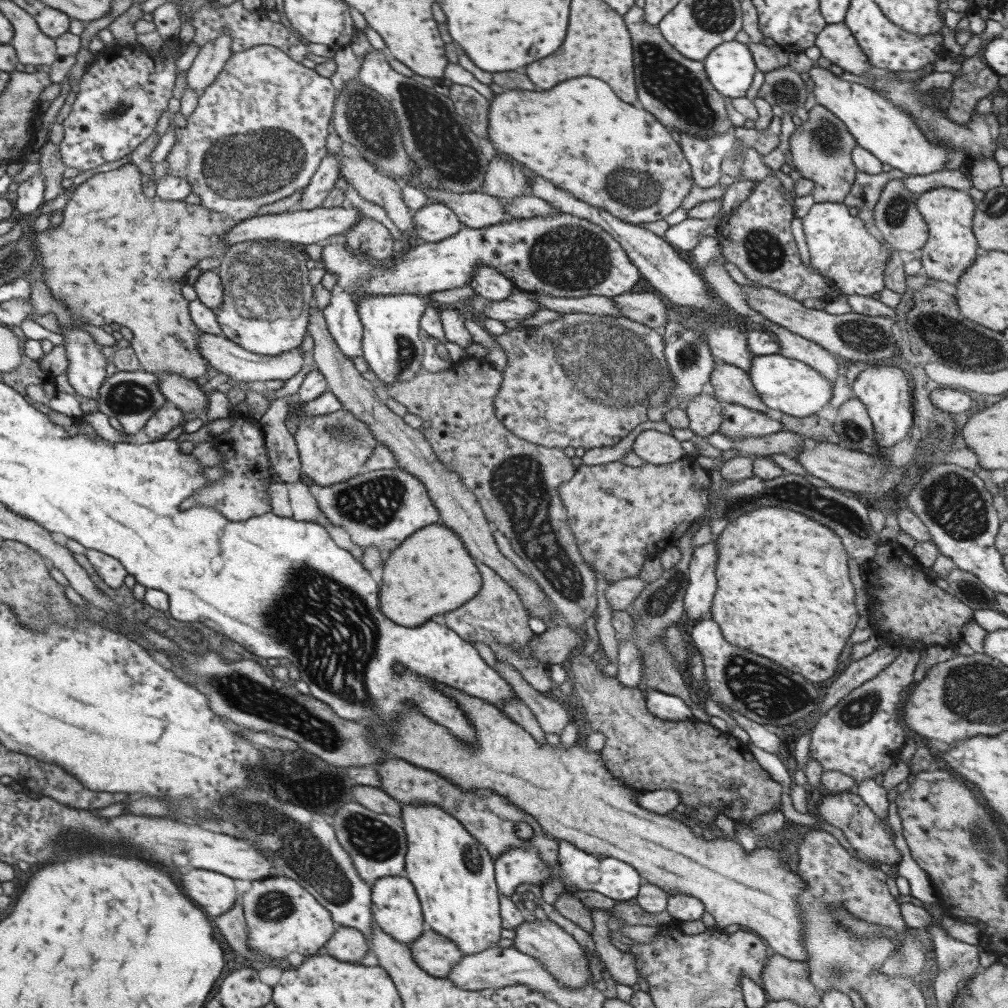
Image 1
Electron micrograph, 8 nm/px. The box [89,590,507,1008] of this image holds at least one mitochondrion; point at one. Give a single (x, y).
(321, 872)

